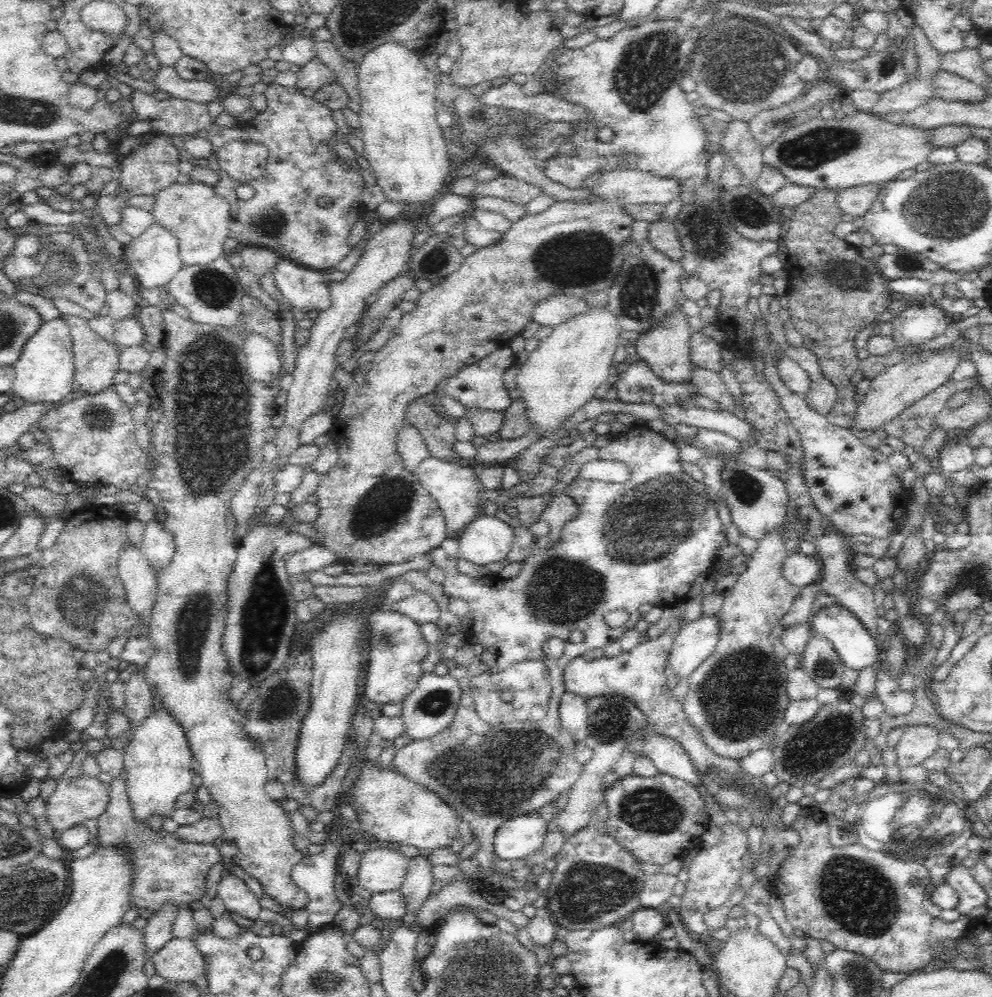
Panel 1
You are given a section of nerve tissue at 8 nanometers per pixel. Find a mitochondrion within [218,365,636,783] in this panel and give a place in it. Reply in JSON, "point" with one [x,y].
{"point":[265,627]}

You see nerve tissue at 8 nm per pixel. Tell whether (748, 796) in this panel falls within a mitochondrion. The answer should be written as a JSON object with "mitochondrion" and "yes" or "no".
{"mitochondrion":"yes"}

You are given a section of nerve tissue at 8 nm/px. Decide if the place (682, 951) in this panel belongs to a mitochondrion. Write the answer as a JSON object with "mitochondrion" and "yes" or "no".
{"mitochondrion":"no"}

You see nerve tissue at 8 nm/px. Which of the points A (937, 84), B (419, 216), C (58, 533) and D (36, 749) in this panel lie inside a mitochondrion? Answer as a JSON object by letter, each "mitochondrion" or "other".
{"A":"other","B":"other","C":"other","D":"other"}

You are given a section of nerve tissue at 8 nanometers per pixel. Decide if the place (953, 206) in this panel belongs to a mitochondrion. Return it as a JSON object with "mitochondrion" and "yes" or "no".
{"mitochondrion":"yes"}

